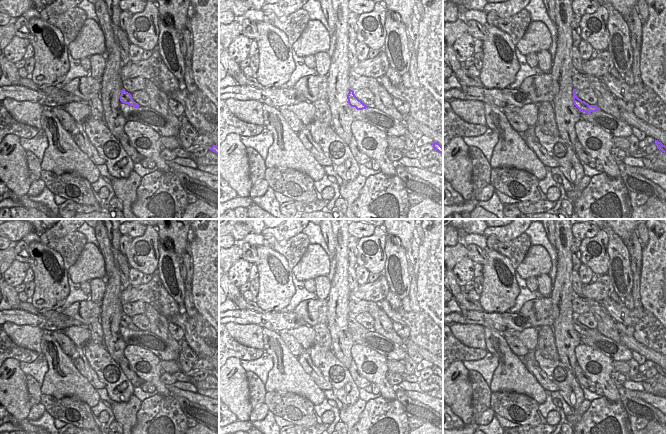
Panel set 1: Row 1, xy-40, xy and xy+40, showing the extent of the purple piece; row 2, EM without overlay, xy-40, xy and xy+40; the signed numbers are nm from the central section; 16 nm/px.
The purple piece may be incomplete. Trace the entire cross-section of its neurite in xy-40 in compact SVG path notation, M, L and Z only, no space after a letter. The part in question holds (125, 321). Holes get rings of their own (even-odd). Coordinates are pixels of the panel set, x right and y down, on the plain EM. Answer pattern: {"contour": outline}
{"contour": "M122 314L120 319L120 325L122 327L128 328L133 331L139 331L140 329L136 327L133 323L130 317L126 316L125 314Z"}

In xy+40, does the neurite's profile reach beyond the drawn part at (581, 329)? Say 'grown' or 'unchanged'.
unchanged

